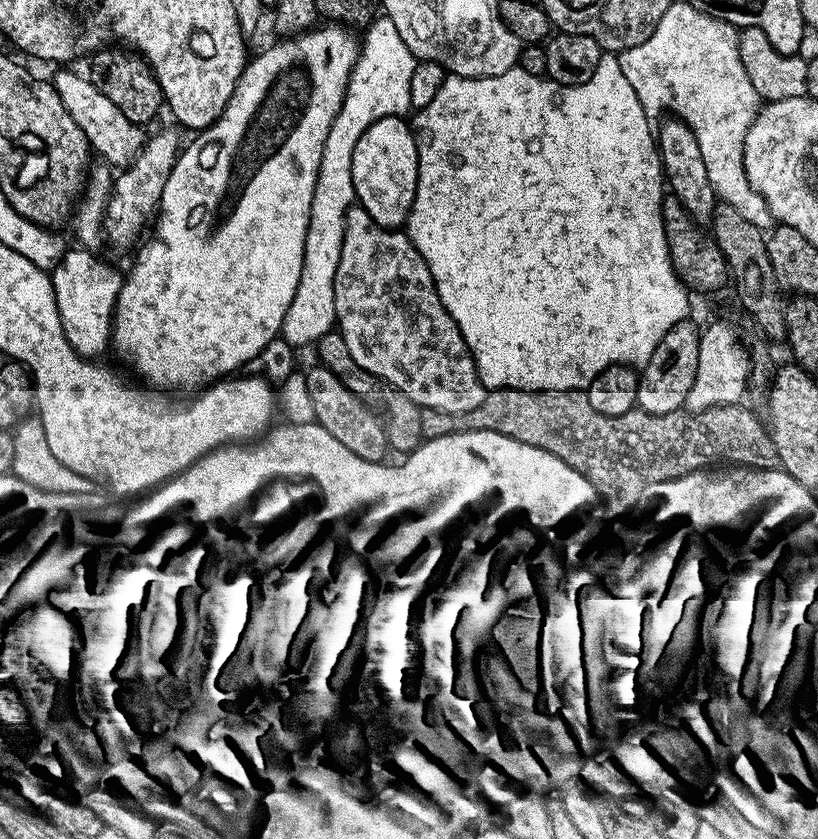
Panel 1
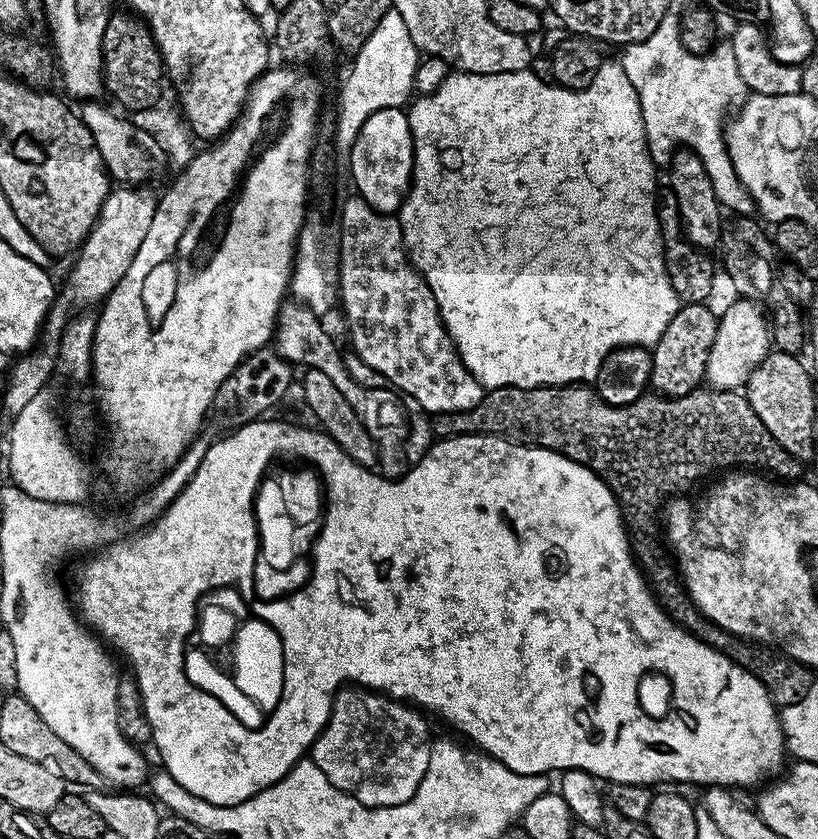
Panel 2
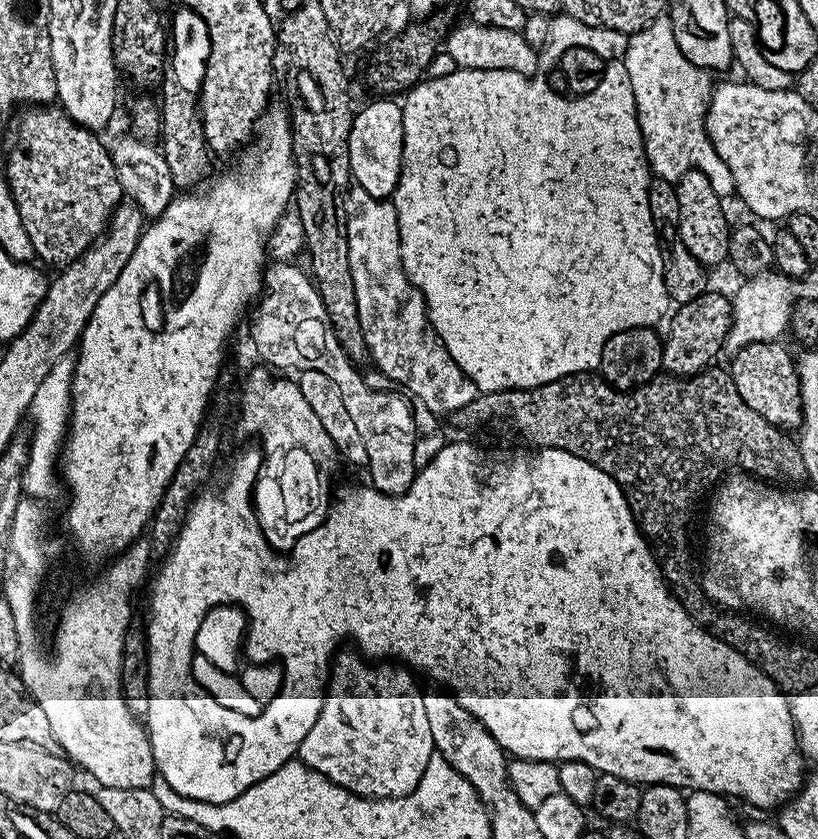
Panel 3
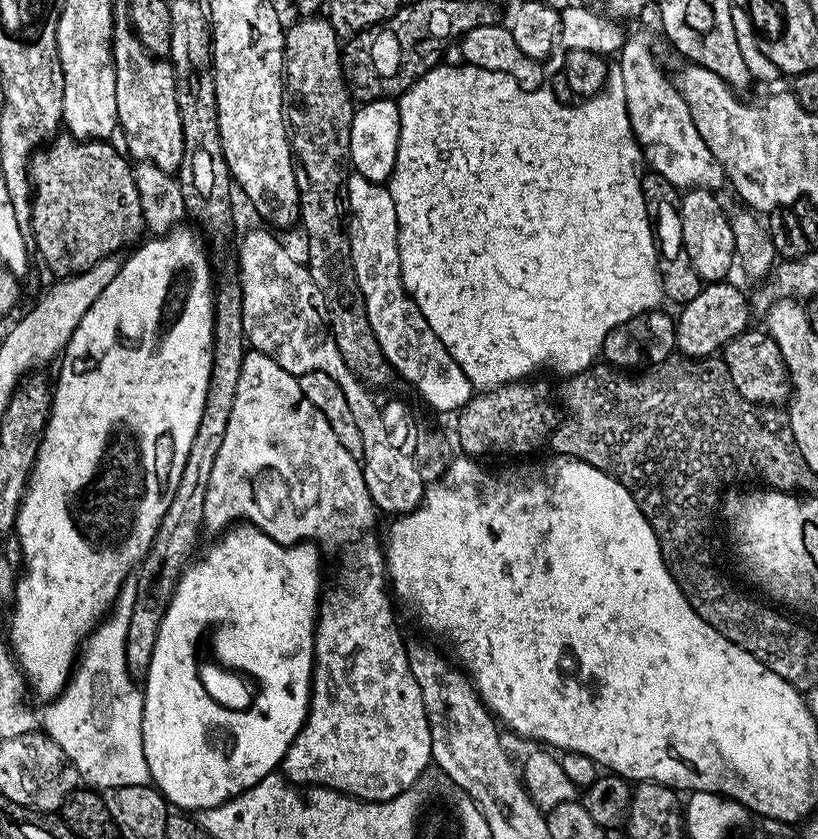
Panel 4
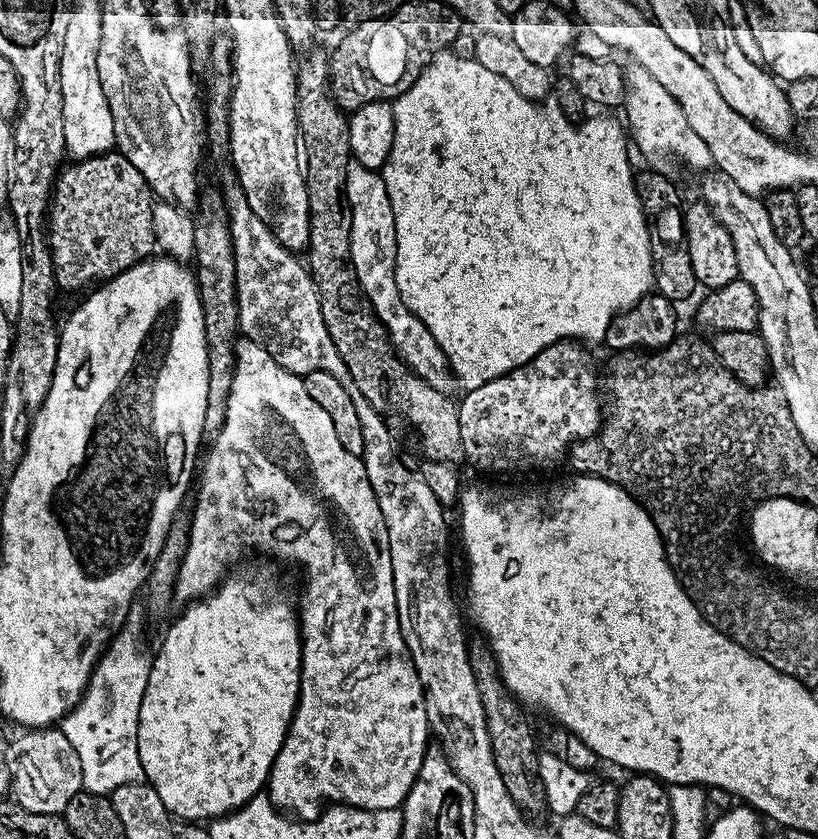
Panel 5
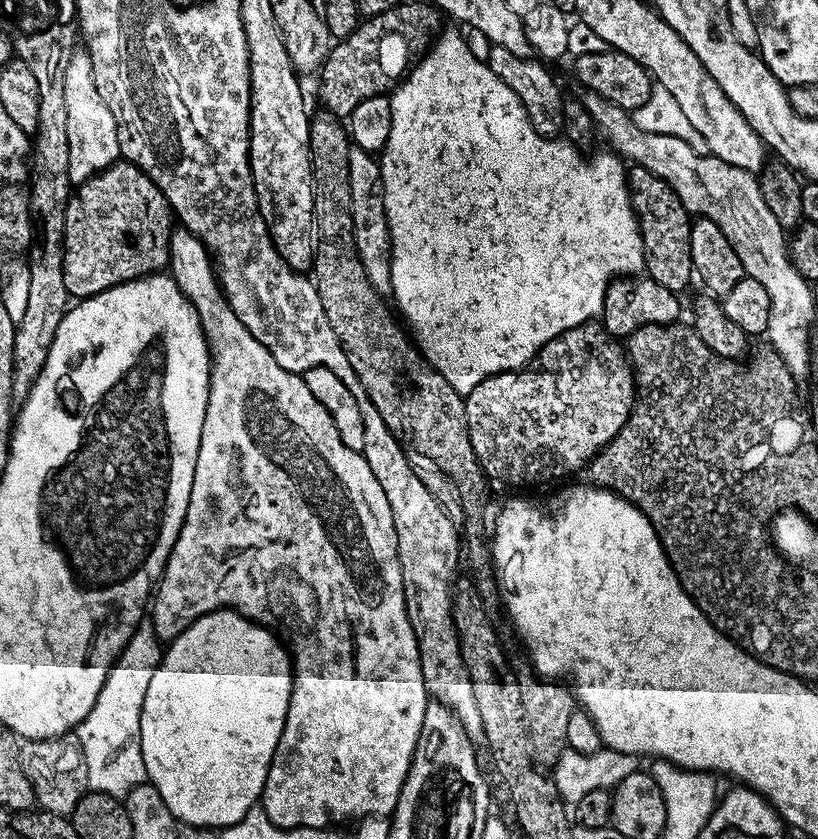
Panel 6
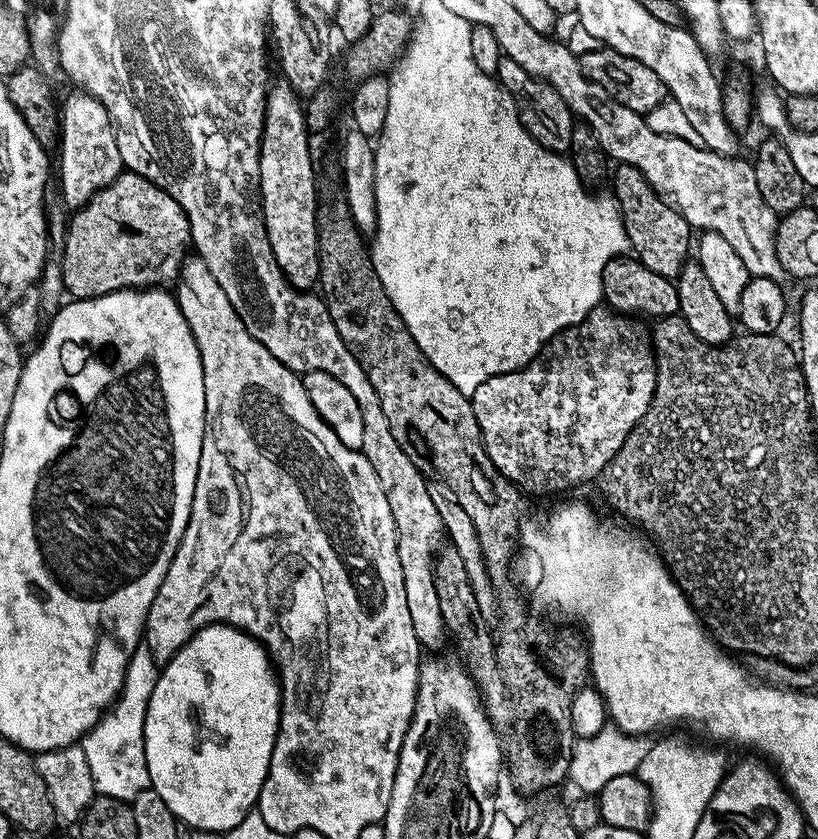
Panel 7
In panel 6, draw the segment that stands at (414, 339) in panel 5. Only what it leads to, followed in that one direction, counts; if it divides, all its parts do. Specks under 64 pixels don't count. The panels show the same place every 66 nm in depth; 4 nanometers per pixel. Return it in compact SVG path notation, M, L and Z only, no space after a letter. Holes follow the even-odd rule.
M355 146L350 150L350 206L354 218L354 246L358 246L358 258L366 270L366 278L381 294L392 291L390 278L390 262L392 261L392 243L390 228L386 222L386 206L384 205L384 187L380 173L380 161L373 153Z

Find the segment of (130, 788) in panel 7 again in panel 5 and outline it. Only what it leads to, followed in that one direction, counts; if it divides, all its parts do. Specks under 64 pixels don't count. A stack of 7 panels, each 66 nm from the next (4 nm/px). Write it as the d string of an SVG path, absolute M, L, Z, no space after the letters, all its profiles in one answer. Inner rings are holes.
M139 611L128 614L128 621L120 627L115 640L108 646L112 650L112 664L96 663L92 677L88 679L88 689L80 703L64 717L62 727L70 746L78 753L82 762L83 791L99 796L108 796L118 786L126 786L135 780L144 780L142 762L138 758L138 726L142 698L149 695L148 679L152 673L153 657L148 656L148 644L144 641L146 620ZM116 652L120 652L120 664L116 664ZM112 672L112 676L108 676Z

